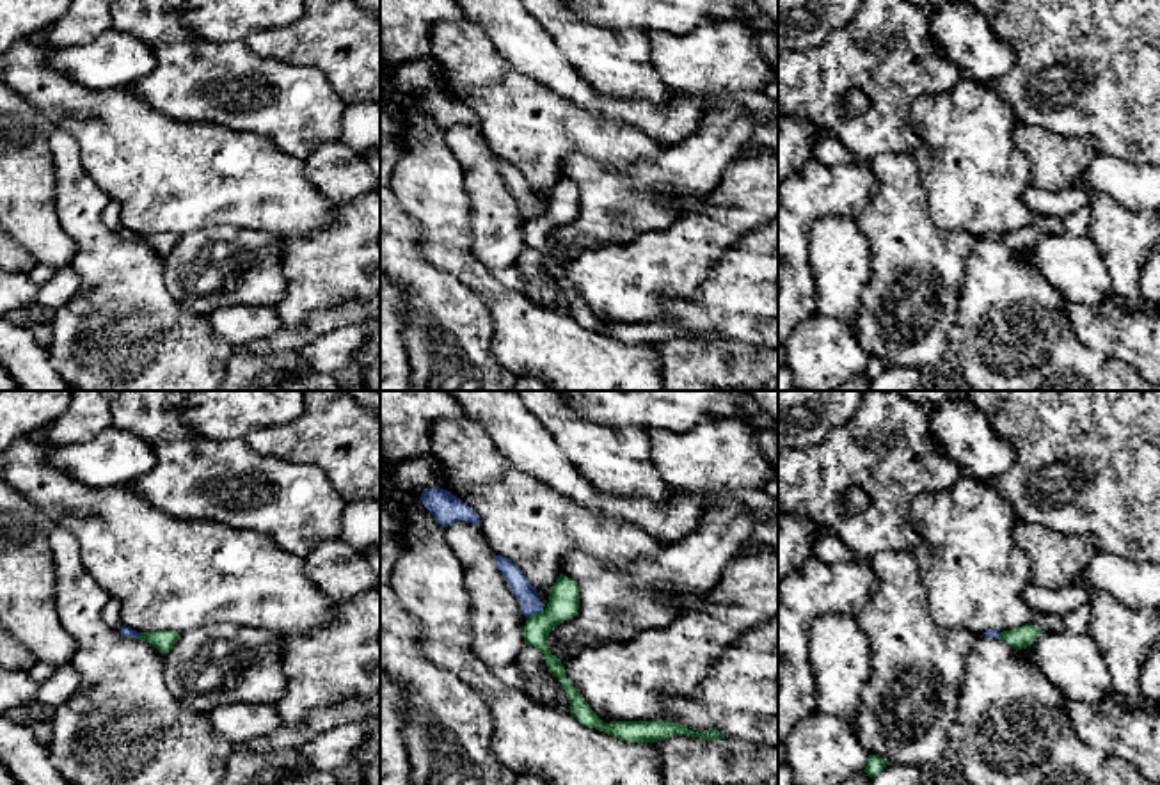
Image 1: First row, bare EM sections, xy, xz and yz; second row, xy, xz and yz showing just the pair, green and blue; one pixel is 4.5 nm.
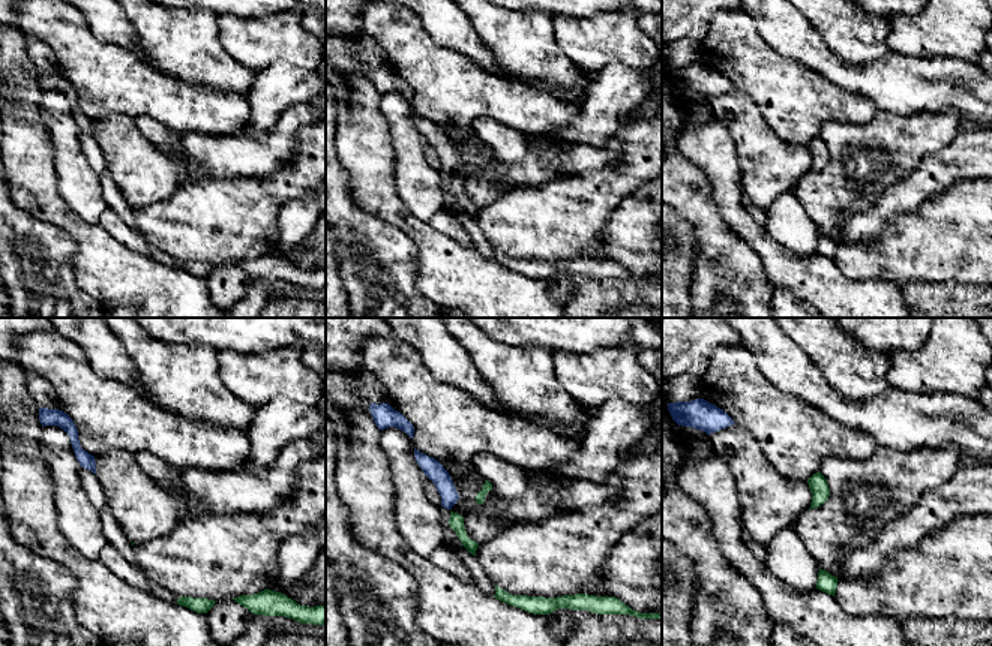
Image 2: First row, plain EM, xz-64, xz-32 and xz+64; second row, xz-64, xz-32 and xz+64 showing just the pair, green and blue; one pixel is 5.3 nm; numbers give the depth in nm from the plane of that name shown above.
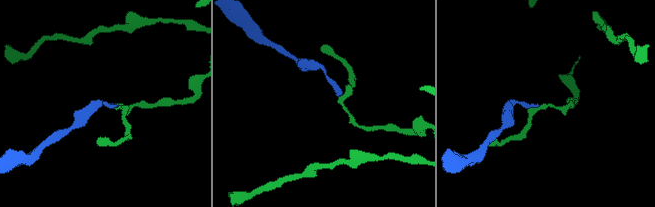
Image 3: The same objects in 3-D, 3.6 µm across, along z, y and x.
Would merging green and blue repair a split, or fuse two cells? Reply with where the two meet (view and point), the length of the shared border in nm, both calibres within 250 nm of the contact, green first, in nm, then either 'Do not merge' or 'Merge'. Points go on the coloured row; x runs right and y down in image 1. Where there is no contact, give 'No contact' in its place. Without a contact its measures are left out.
Touches green at xz (537, 613). Shared border 90 nm. Thickness 140 nm (green) against 100 nm. Do not merge

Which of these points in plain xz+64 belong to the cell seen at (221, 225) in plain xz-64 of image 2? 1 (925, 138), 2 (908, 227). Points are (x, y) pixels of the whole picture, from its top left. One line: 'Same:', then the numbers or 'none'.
Same: none

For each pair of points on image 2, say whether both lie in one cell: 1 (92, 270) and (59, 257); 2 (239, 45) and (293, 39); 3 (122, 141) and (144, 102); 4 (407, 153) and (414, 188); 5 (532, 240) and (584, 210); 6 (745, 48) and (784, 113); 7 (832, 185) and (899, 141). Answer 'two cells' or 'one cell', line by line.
1: two cells
2: one cell
3: two cells
4: one cell
5: one cell
6: one cell
7: one cell

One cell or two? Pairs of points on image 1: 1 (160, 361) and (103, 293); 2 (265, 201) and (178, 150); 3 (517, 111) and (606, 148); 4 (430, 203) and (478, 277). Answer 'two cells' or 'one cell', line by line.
1: one cell
2: one cell
3: one cell
4: one cell

